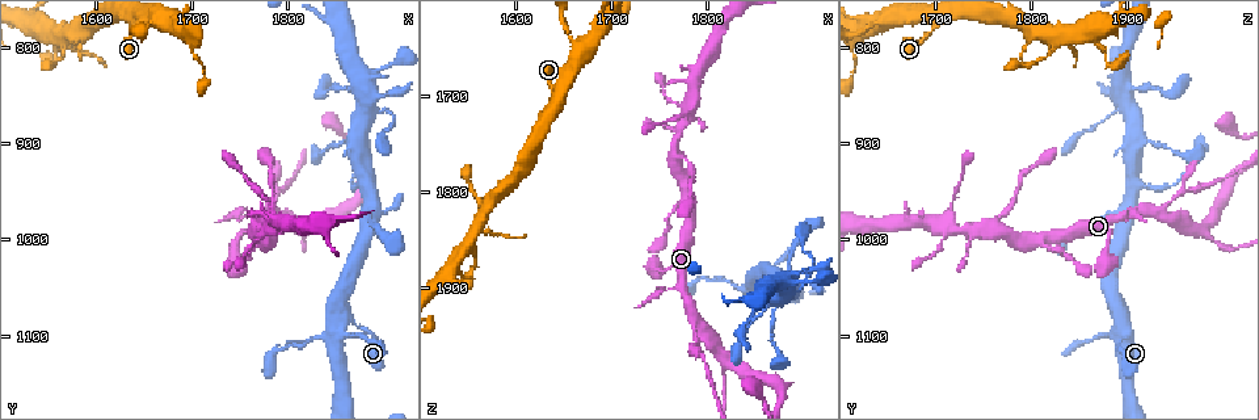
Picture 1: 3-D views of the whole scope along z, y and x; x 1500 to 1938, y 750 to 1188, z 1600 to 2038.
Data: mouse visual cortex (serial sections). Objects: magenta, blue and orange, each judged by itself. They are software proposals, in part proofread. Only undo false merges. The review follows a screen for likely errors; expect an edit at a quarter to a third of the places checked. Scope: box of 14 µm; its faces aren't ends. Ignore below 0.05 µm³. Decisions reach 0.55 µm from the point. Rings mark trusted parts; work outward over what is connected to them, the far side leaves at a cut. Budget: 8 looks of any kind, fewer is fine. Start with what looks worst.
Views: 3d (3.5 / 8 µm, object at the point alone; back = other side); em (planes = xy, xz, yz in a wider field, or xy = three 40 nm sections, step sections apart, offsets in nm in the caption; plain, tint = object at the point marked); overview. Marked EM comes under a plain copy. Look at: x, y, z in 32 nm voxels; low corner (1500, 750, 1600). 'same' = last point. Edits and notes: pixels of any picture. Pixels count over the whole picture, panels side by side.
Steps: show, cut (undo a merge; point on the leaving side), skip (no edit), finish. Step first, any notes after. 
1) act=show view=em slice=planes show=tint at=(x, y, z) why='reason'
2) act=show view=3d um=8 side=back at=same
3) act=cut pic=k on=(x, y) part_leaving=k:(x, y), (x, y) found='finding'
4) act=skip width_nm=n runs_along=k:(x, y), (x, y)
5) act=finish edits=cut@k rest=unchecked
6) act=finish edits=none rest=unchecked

act=show view=3d um=8 side=back at=(1790, 950, 1960) why='arms part here'

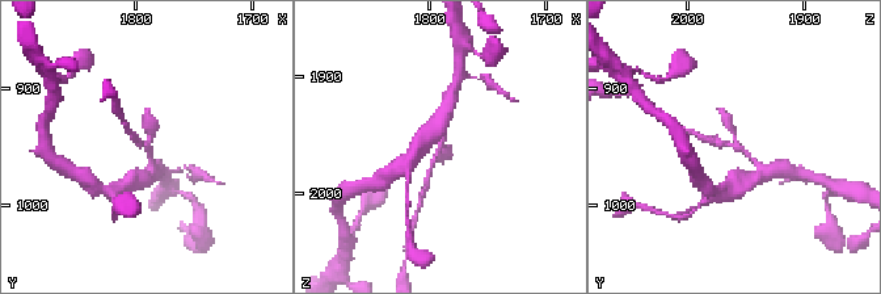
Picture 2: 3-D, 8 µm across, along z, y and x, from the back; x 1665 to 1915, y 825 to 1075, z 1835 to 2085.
act=show view=em slice=planes show=tint at=(1790, 948, 1960) why='shape alone is not enough'

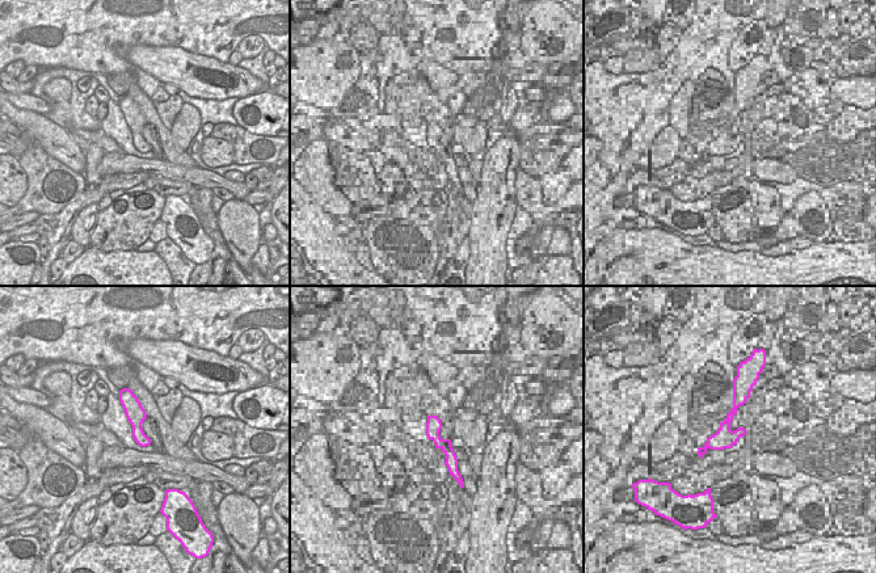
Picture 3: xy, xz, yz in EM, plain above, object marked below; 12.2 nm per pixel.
act=skip runs_along=3:(127, 395), (137, 432), (146, 442) found='all the same cell'

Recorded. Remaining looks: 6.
act=show view=3d um=3.5 at=(1895, 865, 1900) why='sudden change in width'

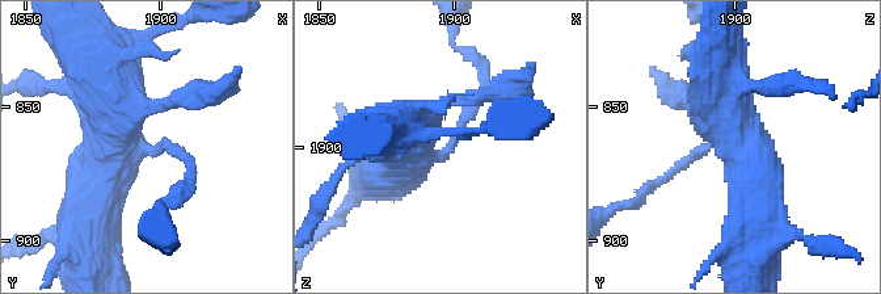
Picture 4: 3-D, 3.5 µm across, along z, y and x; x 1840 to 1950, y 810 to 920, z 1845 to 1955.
act=show view=em slice=planes show=tint at=(1899, 867, 1901) arm_widths_nm=150,600

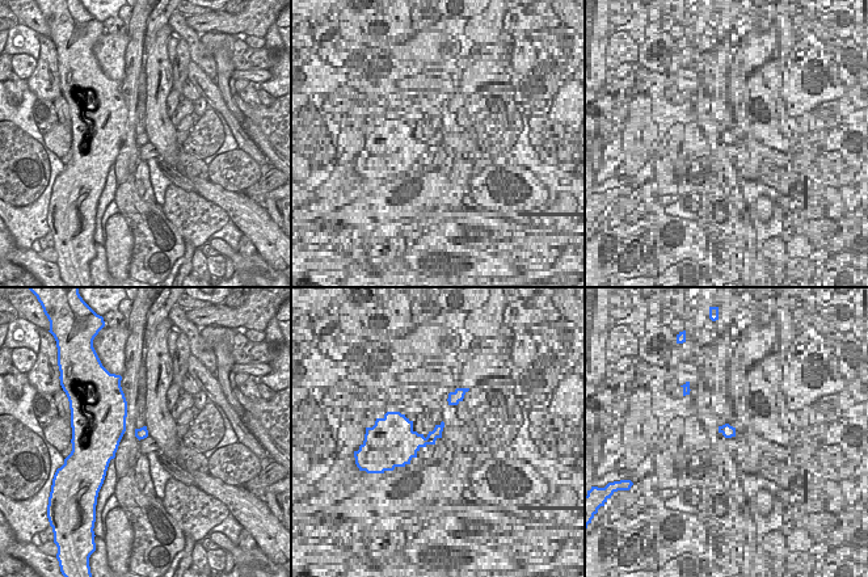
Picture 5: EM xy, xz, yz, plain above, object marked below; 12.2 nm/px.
act=show view=em slice=xy step=3 show=tint at=same why='another direction'

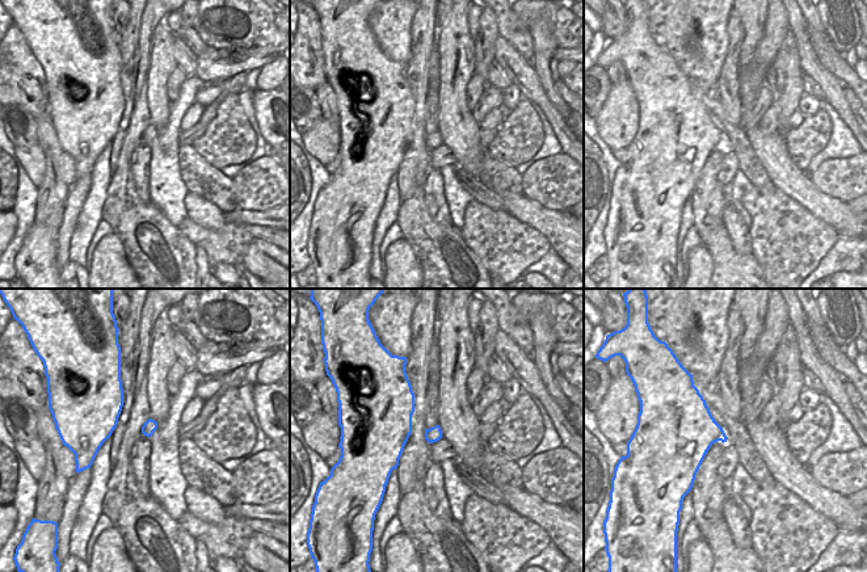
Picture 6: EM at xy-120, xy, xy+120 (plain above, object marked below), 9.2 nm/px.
act=skip runs_along=4:(388, 168), (449, 148), (485, 84) found='continuous, no second cell'

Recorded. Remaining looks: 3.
act=show view=3d um=3.5 at=(1765, 985, 1755) why='arms part here'

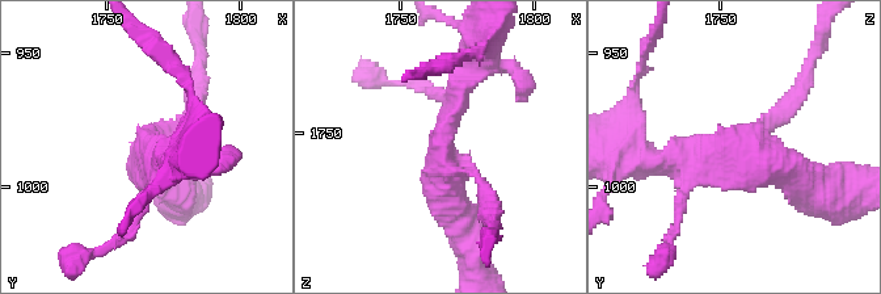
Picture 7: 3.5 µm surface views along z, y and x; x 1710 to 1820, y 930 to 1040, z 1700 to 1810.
act=show view=em slice=xy step=1 show=tint at=(1766, 989, 1758) arms=3 arm_widths_nm=200,250,450 why='now the EM'

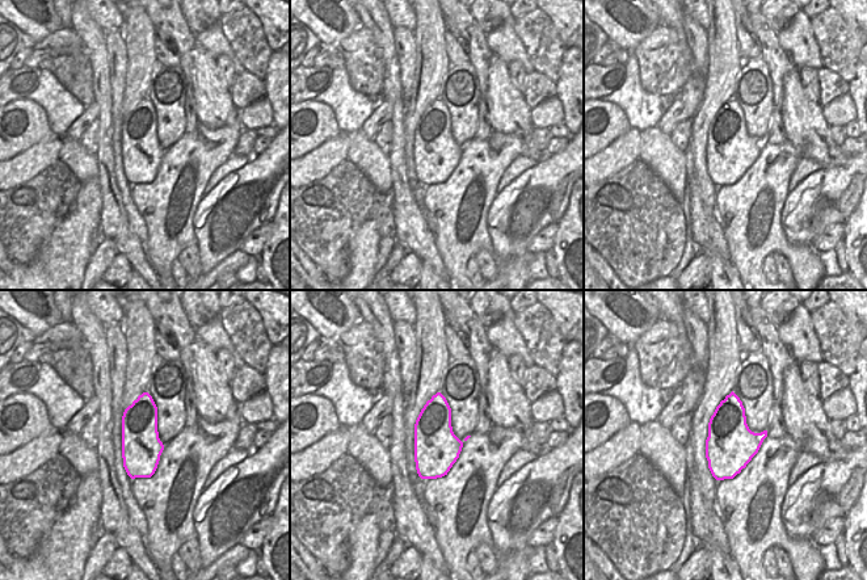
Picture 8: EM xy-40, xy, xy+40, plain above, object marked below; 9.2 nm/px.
act=skip runs_along=7:(829, 190), (768, 162), (675, 158) found='all the same cell'

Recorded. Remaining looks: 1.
act=finish edits=none rest=unchecked

